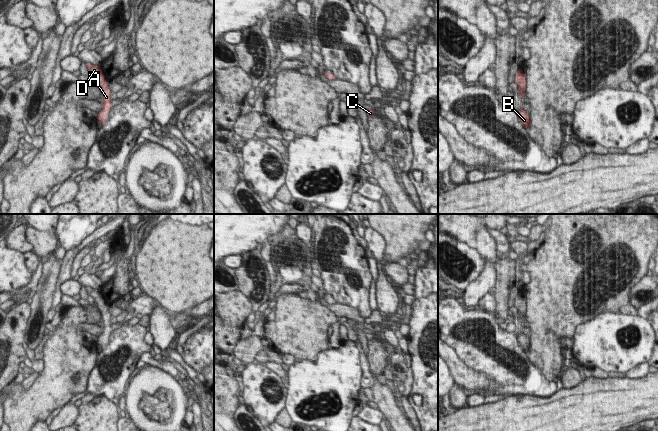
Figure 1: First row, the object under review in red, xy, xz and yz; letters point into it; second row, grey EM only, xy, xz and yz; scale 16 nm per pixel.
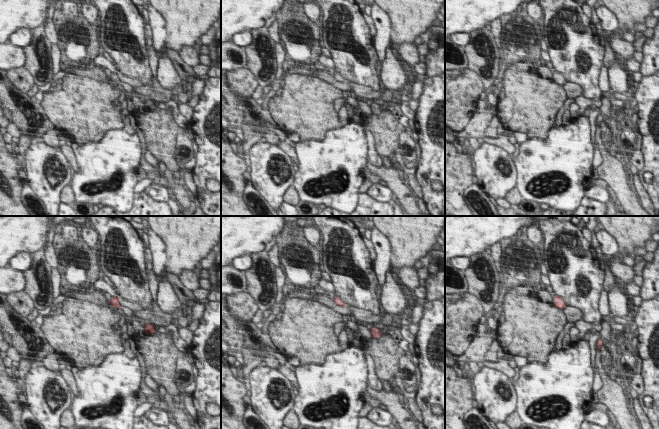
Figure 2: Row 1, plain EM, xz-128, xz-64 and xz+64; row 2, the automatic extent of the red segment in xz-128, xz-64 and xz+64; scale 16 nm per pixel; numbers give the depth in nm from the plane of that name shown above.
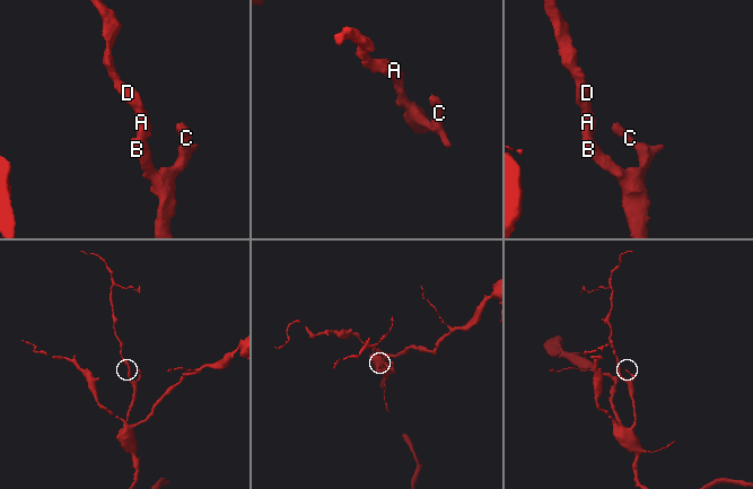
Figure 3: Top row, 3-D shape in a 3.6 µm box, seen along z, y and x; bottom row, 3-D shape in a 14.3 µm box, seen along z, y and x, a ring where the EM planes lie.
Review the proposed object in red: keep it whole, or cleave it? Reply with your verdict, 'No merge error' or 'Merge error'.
No merge error.

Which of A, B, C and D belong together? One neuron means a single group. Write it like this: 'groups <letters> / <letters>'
groups A B C D

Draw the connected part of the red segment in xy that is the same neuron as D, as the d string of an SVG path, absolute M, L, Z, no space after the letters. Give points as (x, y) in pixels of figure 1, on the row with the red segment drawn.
M85 64L87 67L88 72L91 72L94 75L95 80L97 81L97 84L102 89L102 111L98 112L97 120L101 123L101 125L105 125L105 123L108 121L108 113L110 112L112 105L112 99L110 98L111 90L108 86L108 81L105 80L104 73L99 66L94 66L91 64Z

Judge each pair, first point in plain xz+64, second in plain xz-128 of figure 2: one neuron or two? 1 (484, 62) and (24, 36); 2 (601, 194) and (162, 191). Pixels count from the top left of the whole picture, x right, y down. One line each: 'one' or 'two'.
1: two
2: one

